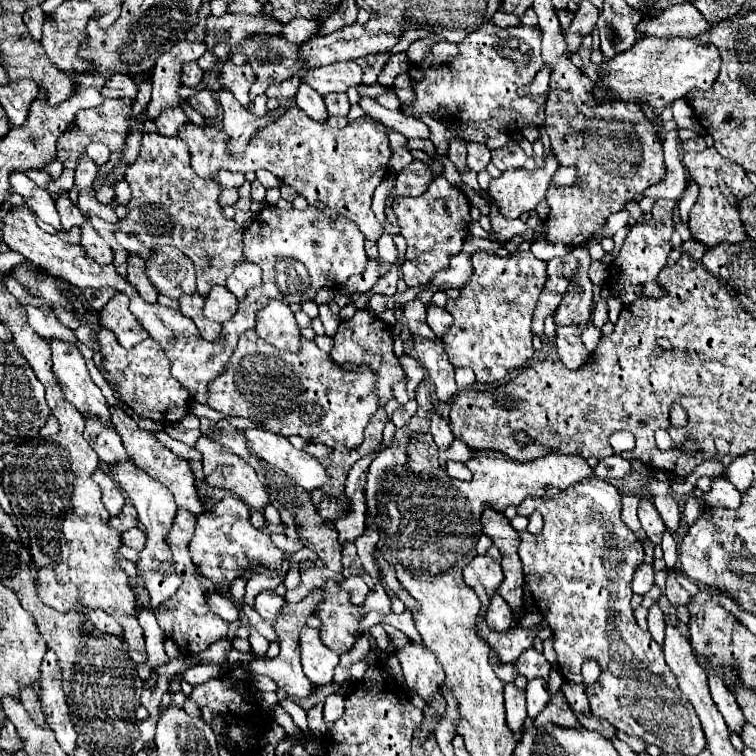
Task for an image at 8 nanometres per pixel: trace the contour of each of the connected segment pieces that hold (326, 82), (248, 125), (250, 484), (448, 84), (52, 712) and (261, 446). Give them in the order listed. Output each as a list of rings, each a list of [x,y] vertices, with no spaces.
[[[334,62],[328,66],[318,66],[302,76],[302,82],[318,90],[322,96],[330,92],[346,92],[352,86],[362,84],[362,70],[356,62]]]
[[[222,90],[218,94],[218,102],[220,102],[220,108],[222,108],[222,126],[224,126],[224,132],[228,134],[228,150],[232,154],[238,154],[238,152],[244,152],[244,148],[248,146],[252,134],[258,130],[258,128],[264,128],[266,124],[274,122],[276,116],[284,114],[284,108],[278,108],[274,110],[272,114],[266,114],[264,118],[256,118],[250,110],[242,108],[240,102],[236,102],[236,98],[232,98],[230,90]]]
[[[200,436],[194,448],[202,454],[206,482],[212,488],[224,488],[240,496],[250,508],[264,508],[268,504],[268,492],[256,478],[256,472],[242,458],[236,458],[222,444]]]
[[[490,22],[474,30],[472,34],[466,36],[464,42],[452,44],[452,42],[438,42],[432,46],[432,54],[424,58],[420,64],[424,70],[424,78],[414,84],[414,94],[416,102],[402,106],[402,112],[408,116],[418,116],[418,114],[434,114],[440,106],[444,106],[450,114],[452,120],[464,120],[464,122],[488,122],[490,126],[510,132],[510,130],[522,130],[526,124],[528,126],[540,126],[544,124],[544,102],[546,96],[534,96],[534,98],[520,98],[518,88],[526,86],[532,82],[532,78],[538,74],[538,70],[544,66],[540,58],[540,30],[538,26],[516,26],[516,28],[496,28]]]
[[[52,650],[46,652],[40,678],[32,684],[32,690],[38,694],[38,700],[42,702],[42,712],[46,714],[46,722],[54,730],[58,744],[64,752],[72,754],[76,734],[70,722],[68,704],[62,690],[62,672],[58,666],[58,658]]]
[[[246,428],[244,436],[248,450],[258,456],[258,460],[270,468],[284,470],[306,492],[316,490],[328,480],[328,474],[320,462],[316,462],[316,458],[310,458],[310,454],[304,450],[294,448],[284,436],[262,428]]]

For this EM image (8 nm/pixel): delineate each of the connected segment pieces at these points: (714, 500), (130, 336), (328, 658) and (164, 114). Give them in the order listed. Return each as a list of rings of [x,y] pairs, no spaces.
[[[712,478],[712,486],[702,494],[702,500],[712,508],[736,508],[740,506],[740,492],[728,478]]]
[[[118,294],[100,310],[100,326],[112,330],[124,348],[132,348],[148,338],[148,332],[128,310],[128,298]]]
[[[302,628],[300,632],[300,650],[302,650],[302,668],[312,684],[330,684],[334,668],[338,664],[338,654],[328,650],[318,636],[318,630]]]
[[[168,108],[168,110],[162,110],[160,116],[154,118],[154,124],[158,128],[160,134],[164,136],[176,136],[178,134],[178,128],[188,122],[186,114],[180,110],[180,108]]]

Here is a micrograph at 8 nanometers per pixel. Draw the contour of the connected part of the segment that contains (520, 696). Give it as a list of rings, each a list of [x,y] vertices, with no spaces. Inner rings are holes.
[[[514,684],[504,686],[504,698],[506,698],[506,724],[514,732],[516,738],[522,734],[522,726],[526,720],[526,694],[518,690]]]

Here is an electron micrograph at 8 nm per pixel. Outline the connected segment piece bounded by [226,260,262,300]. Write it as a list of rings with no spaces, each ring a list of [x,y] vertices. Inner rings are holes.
[[[244,260],[244,262],[236,264],[232,276],[226,280],[226,288],[240,300],[240,298],[244,298],[244,294],[250,286],[260,284],[260,278],[262,278],[260,266]]]

